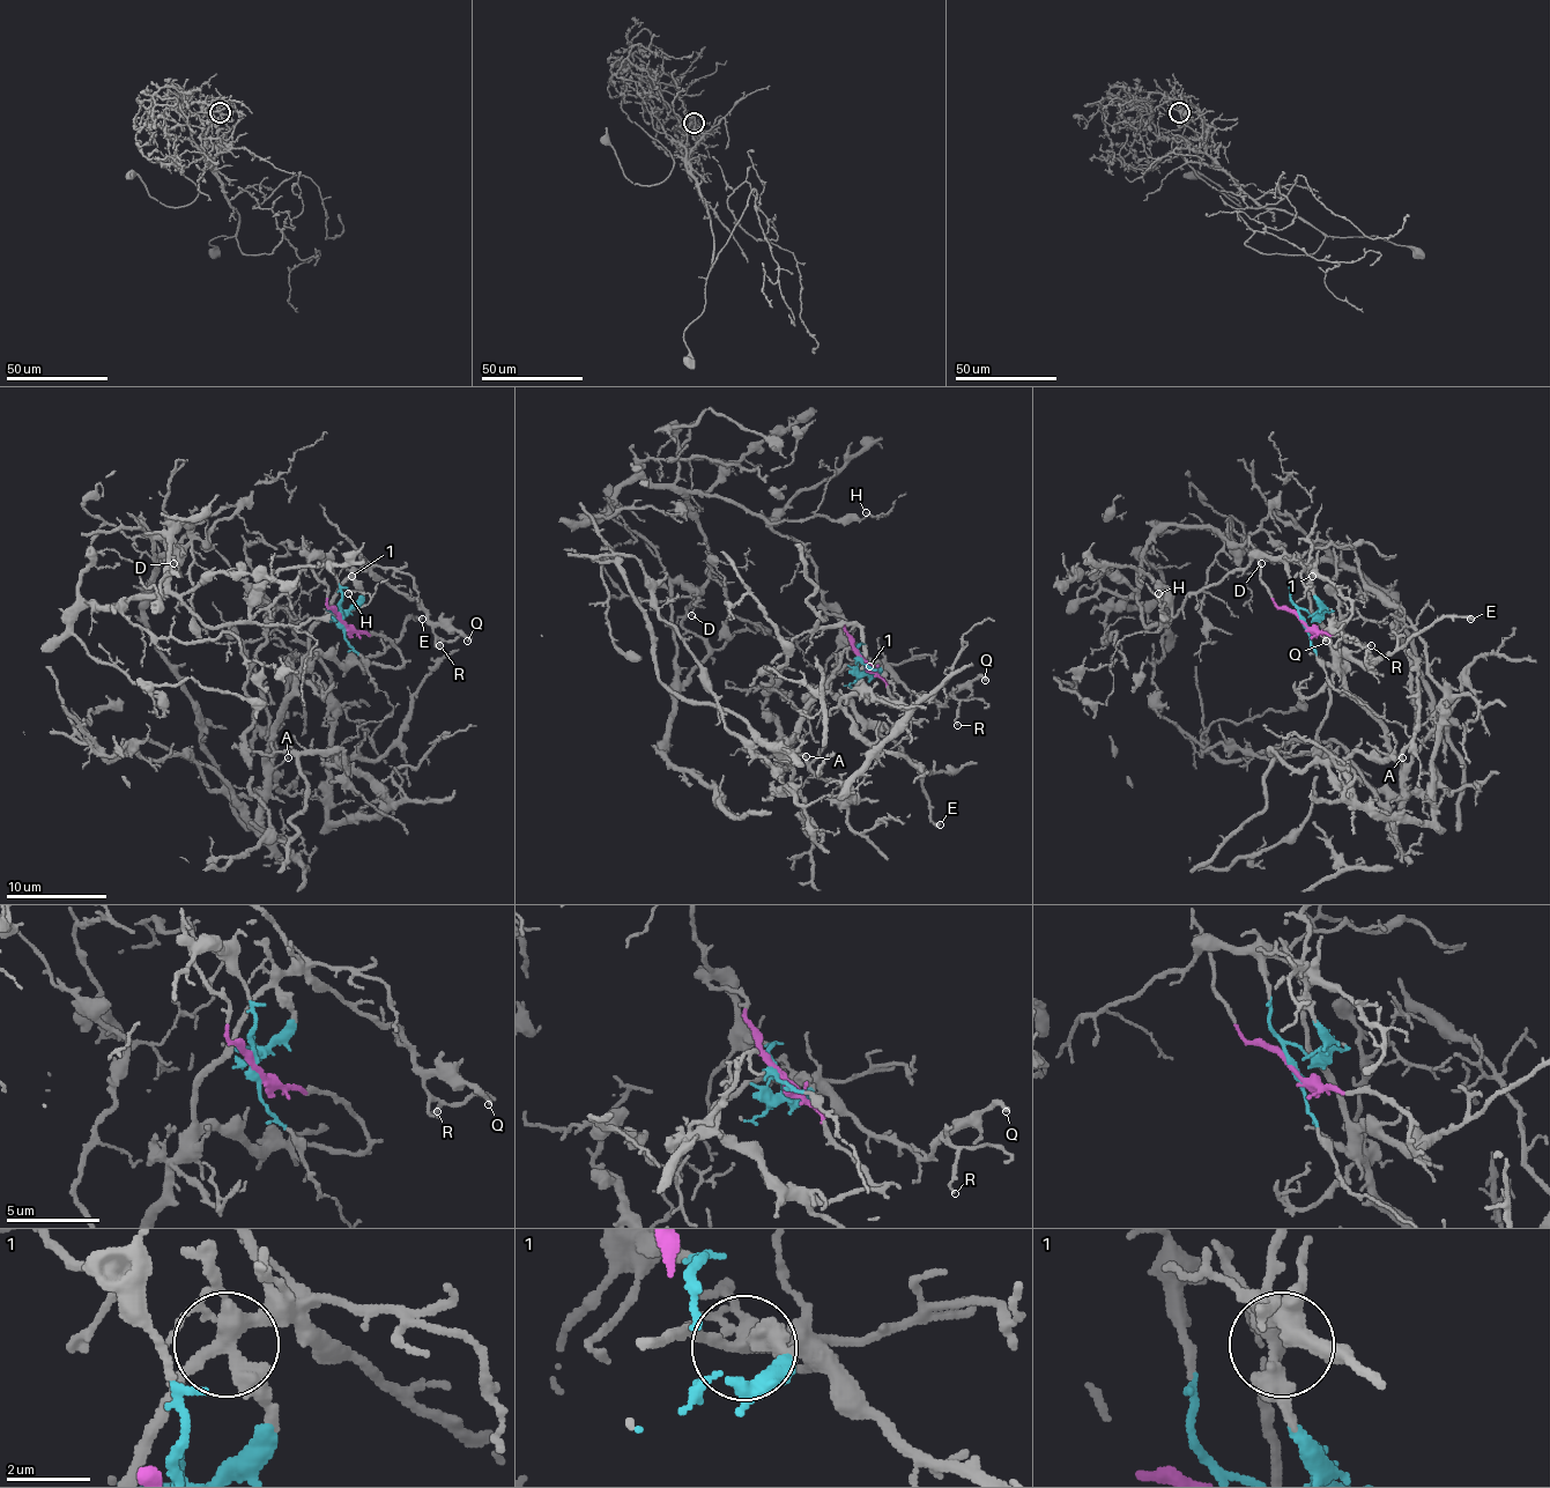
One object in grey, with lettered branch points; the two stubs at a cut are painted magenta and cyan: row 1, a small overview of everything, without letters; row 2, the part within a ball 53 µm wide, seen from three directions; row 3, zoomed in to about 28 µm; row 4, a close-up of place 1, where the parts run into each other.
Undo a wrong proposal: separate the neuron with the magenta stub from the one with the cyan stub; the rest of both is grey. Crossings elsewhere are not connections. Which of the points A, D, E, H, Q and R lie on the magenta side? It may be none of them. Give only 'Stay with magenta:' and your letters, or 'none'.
Stay with magenta: A, E, Q, R

